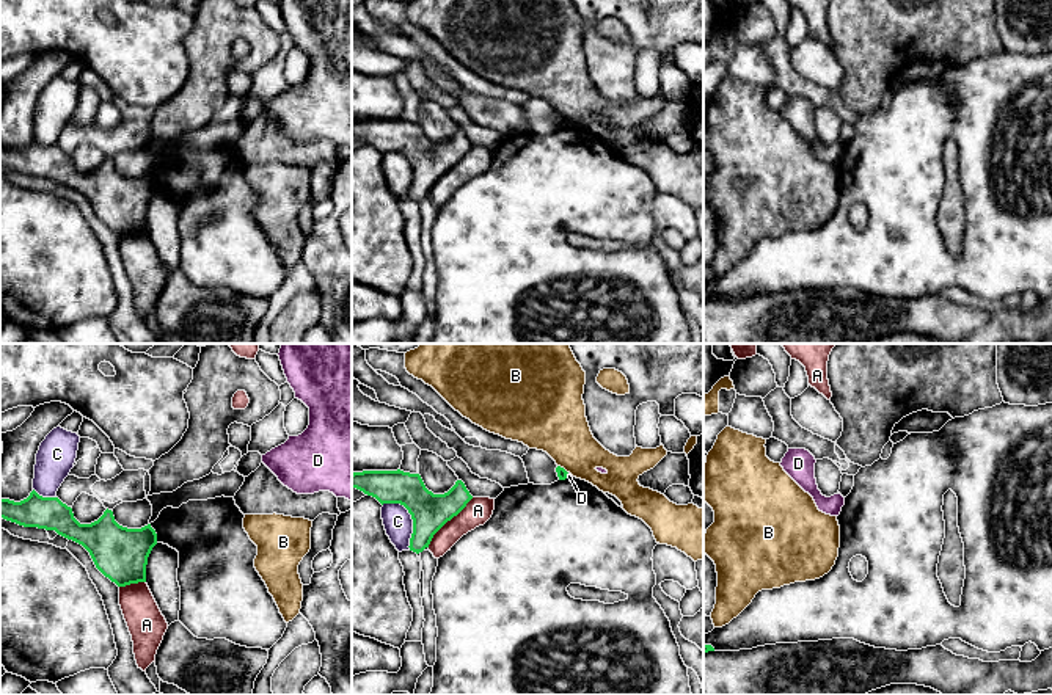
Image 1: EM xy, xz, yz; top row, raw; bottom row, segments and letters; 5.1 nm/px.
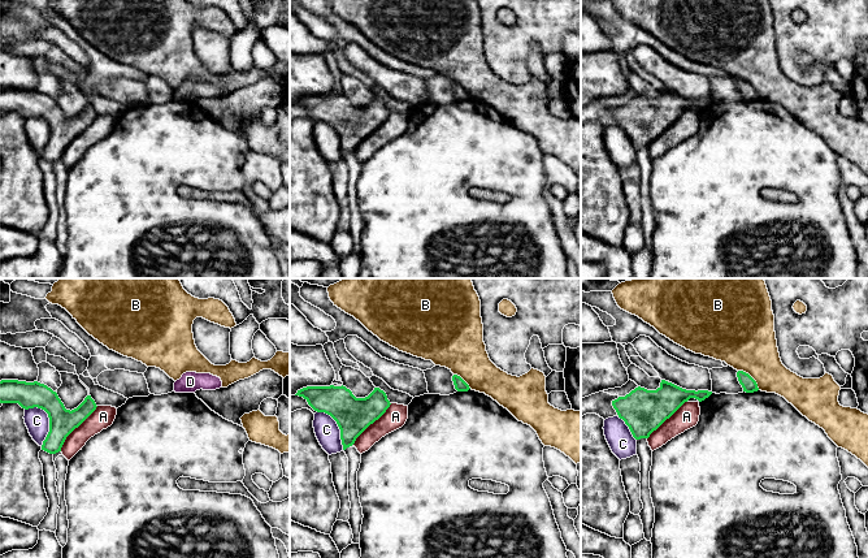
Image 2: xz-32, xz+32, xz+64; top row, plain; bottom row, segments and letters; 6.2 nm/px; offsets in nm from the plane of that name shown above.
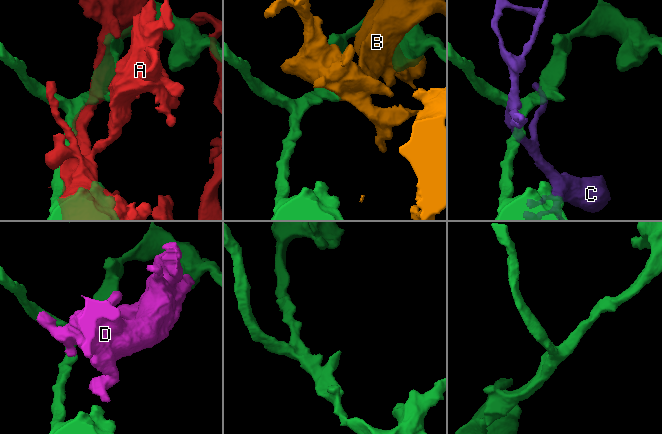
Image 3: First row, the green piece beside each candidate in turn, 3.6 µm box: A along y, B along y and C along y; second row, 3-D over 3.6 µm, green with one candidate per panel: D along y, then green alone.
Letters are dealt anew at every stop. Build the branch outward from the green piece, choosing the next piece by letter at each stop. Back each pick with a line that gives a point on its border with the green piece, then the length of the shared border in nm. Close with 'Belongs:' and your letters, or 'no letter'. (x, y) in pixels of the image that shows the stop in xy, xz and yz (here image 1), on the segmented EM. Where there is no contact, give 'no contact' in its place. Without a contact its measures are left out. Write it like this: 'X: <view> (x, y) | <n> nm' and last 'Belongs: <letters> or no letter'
Belongs: no letter

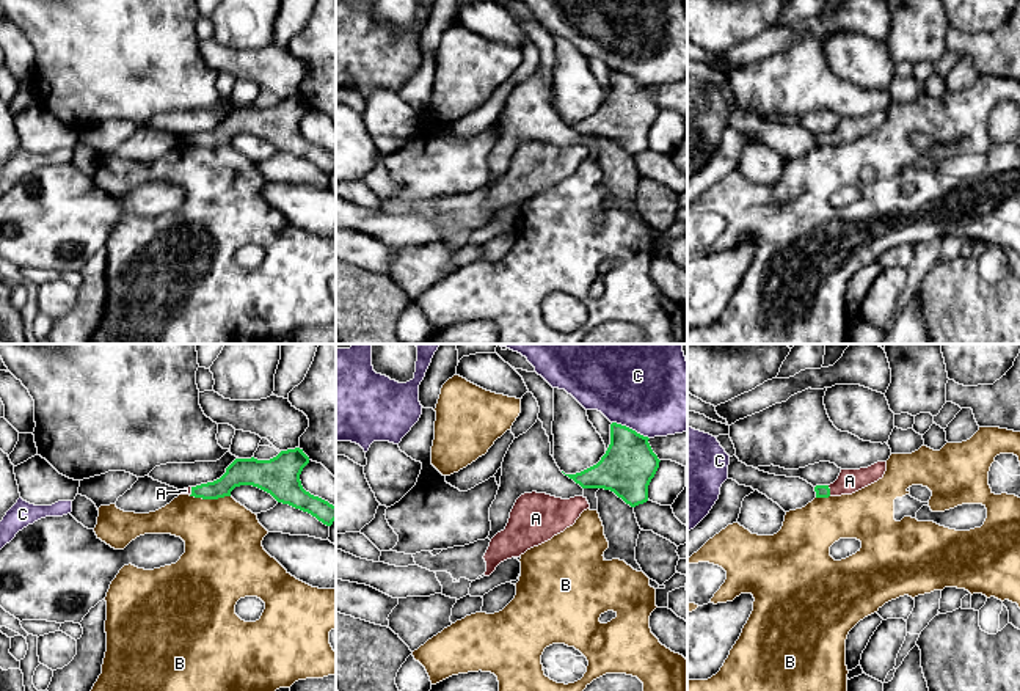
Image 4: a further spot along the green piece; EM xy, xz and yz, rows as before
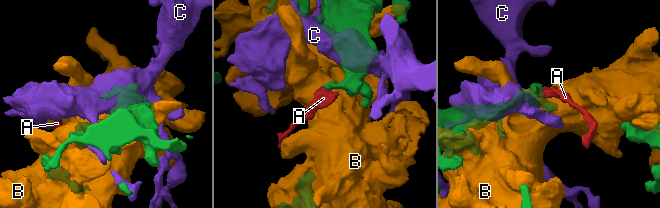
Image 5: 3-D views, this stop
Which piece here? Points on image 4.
A: yz (829, 490) | 60 nm
Belongs: A

